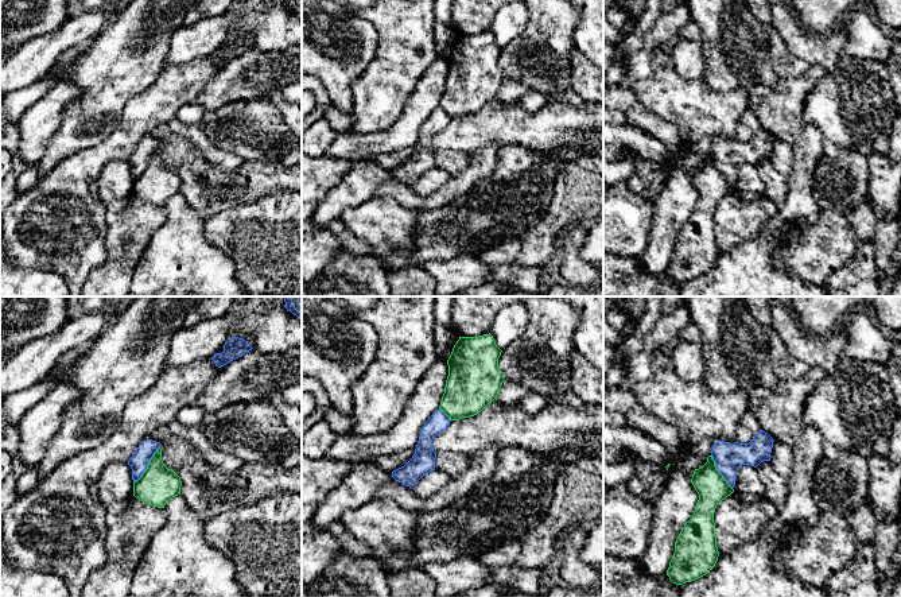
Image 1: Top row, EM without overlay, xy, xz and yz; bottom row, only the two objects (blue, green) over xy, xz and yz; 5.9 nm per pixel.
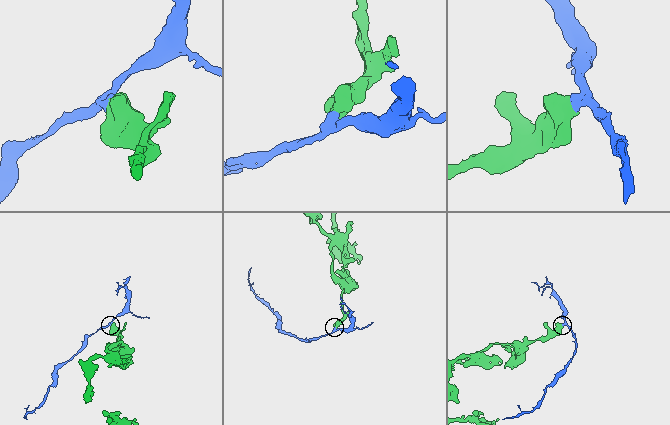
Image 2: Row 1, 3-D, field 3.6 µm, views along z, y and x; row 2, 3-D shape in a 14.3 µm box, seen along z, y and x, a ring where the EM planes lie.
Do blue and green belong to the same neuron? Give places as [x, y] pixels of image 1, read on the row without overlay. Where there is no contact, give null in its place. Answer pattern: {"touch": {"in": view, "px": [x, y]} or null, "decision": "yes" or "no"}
{"touch": {"in": "xy", "px": [147, 163]}, "decision": "no"}

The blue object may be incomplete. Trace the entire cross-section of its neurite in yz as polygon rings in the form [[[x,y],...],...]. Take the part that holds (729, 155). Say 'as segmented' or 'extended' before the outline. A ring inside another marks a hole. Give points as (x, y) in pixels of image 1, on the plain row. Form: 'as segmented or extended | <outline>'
as segmented | [[[760,128],[749,142],[714,140],[711,154],[716,168],[734,186],[739,164],[750,163],[757,166],[761,160],[770,159],[773,140],[768,131]]]

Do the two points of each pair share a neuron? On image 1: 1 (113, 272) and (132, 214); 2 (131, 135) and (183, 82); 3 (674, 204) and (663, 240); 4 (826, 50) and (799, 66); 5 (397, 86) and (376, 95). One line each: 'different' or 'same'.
1: same
2: same
3: same
4: different
5: same

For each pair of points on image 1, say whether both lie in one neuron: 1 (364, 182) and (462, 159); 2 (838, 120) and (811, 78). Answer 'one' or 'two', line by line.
1: two
2: two

